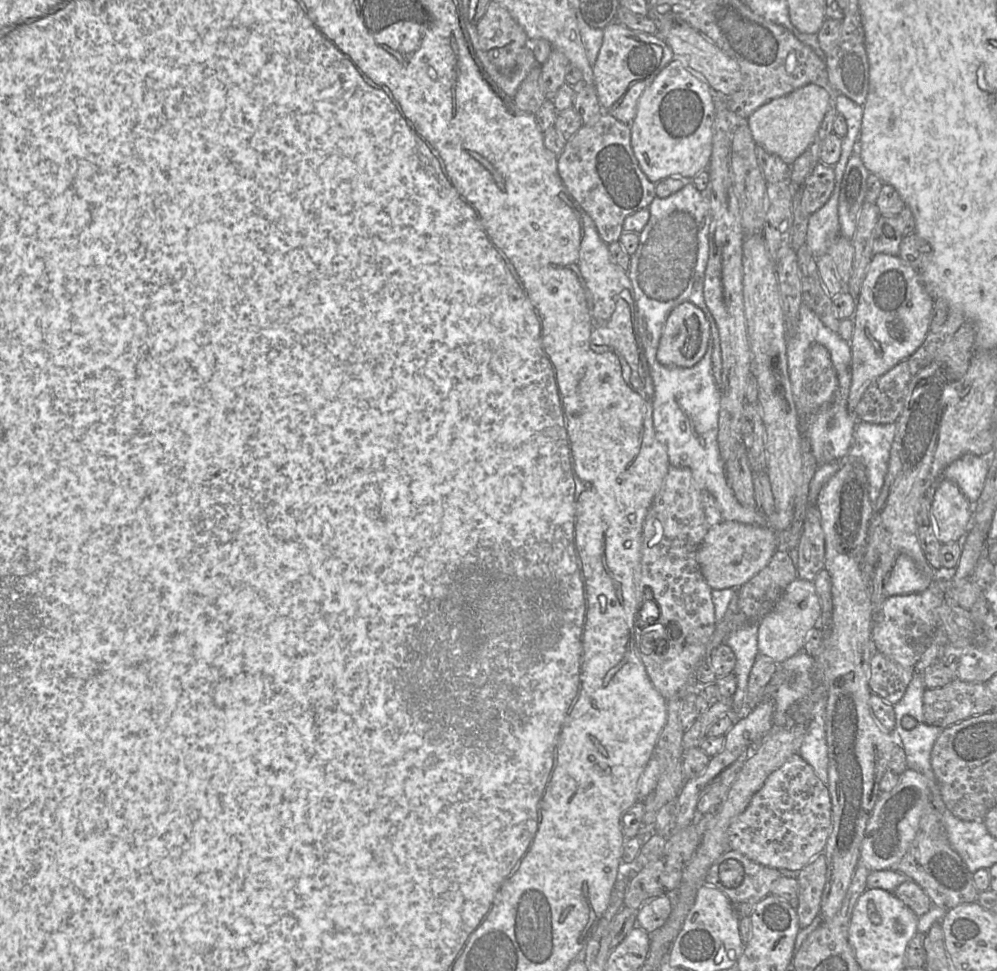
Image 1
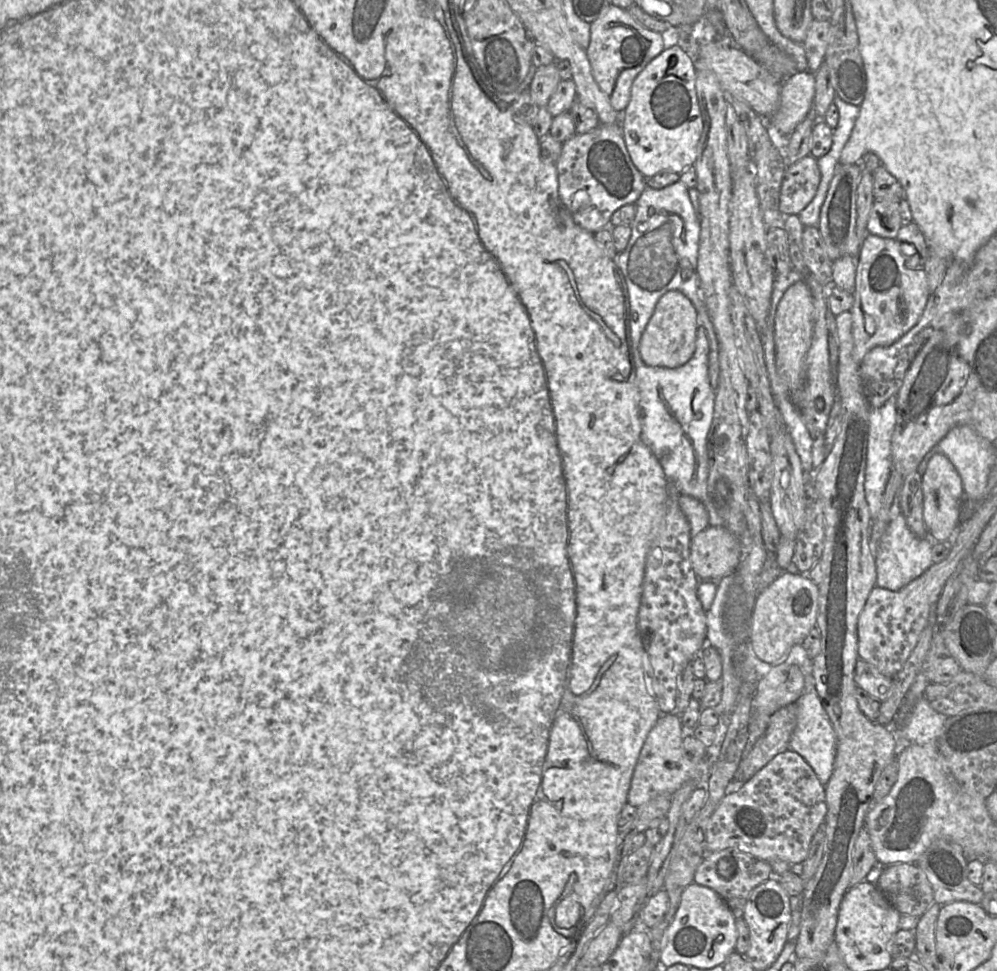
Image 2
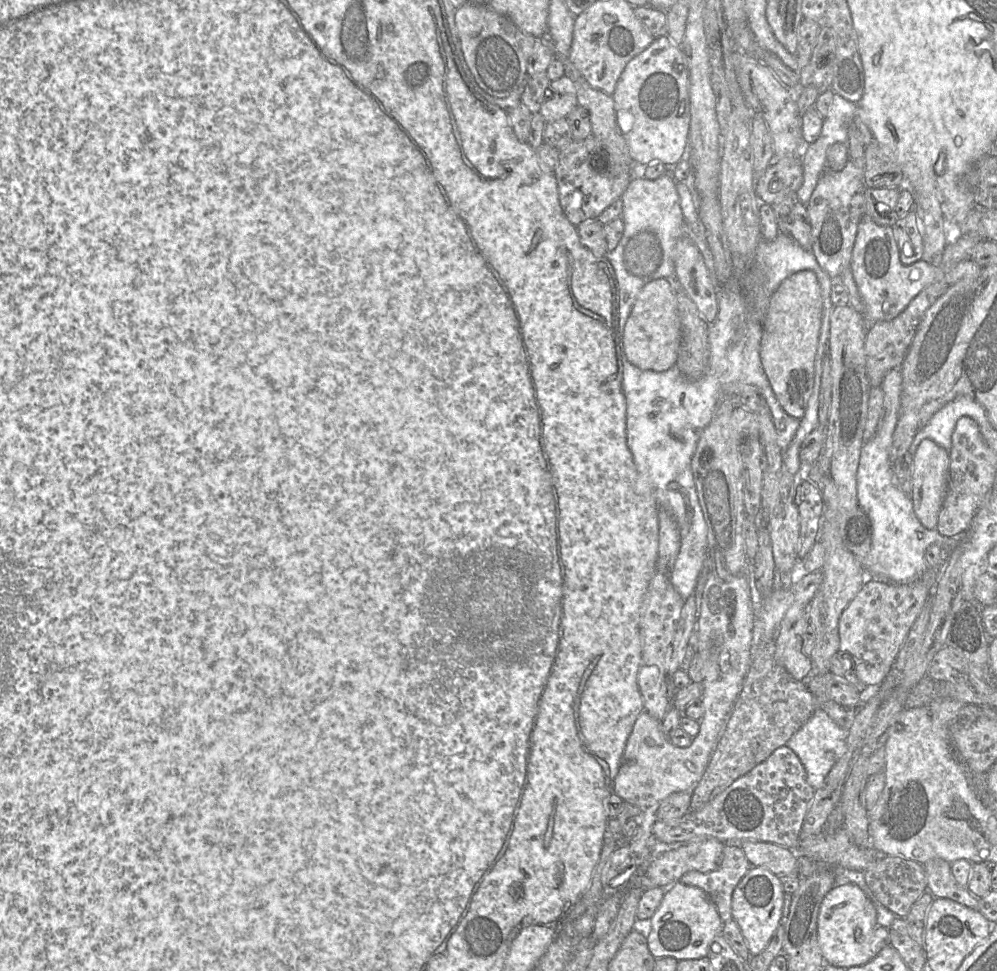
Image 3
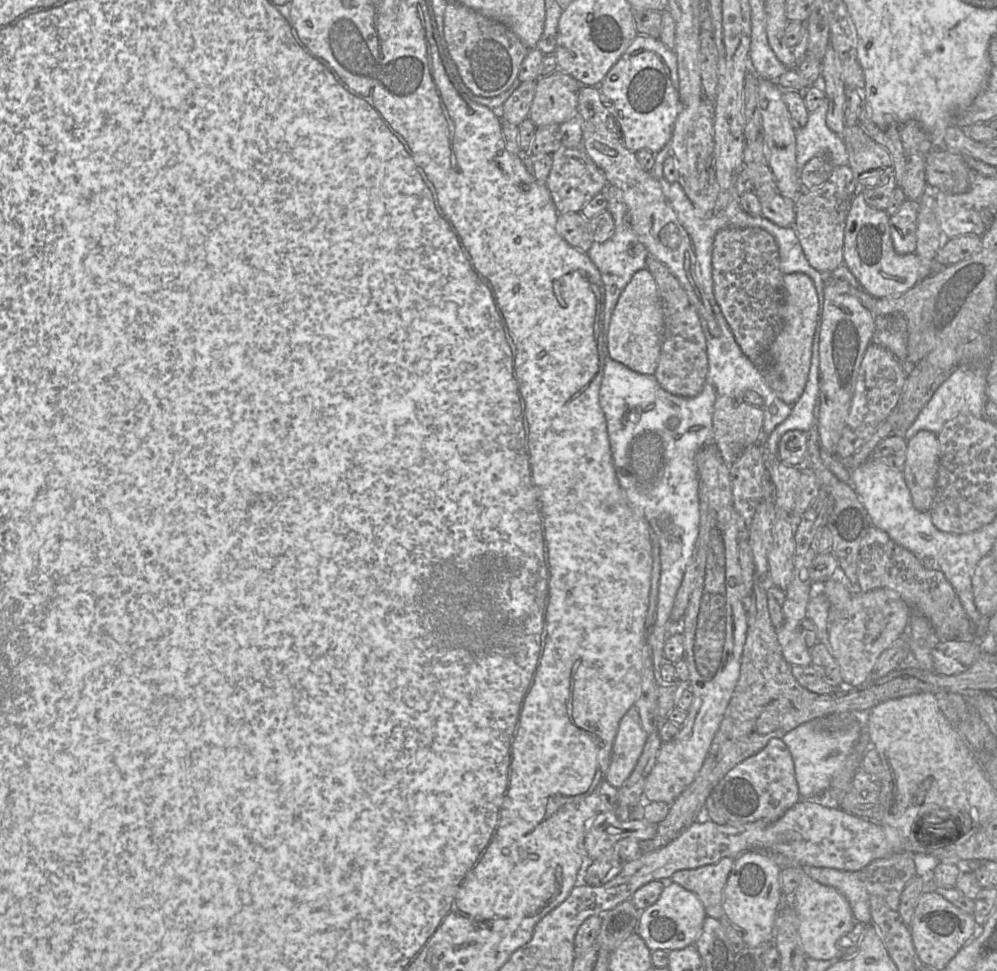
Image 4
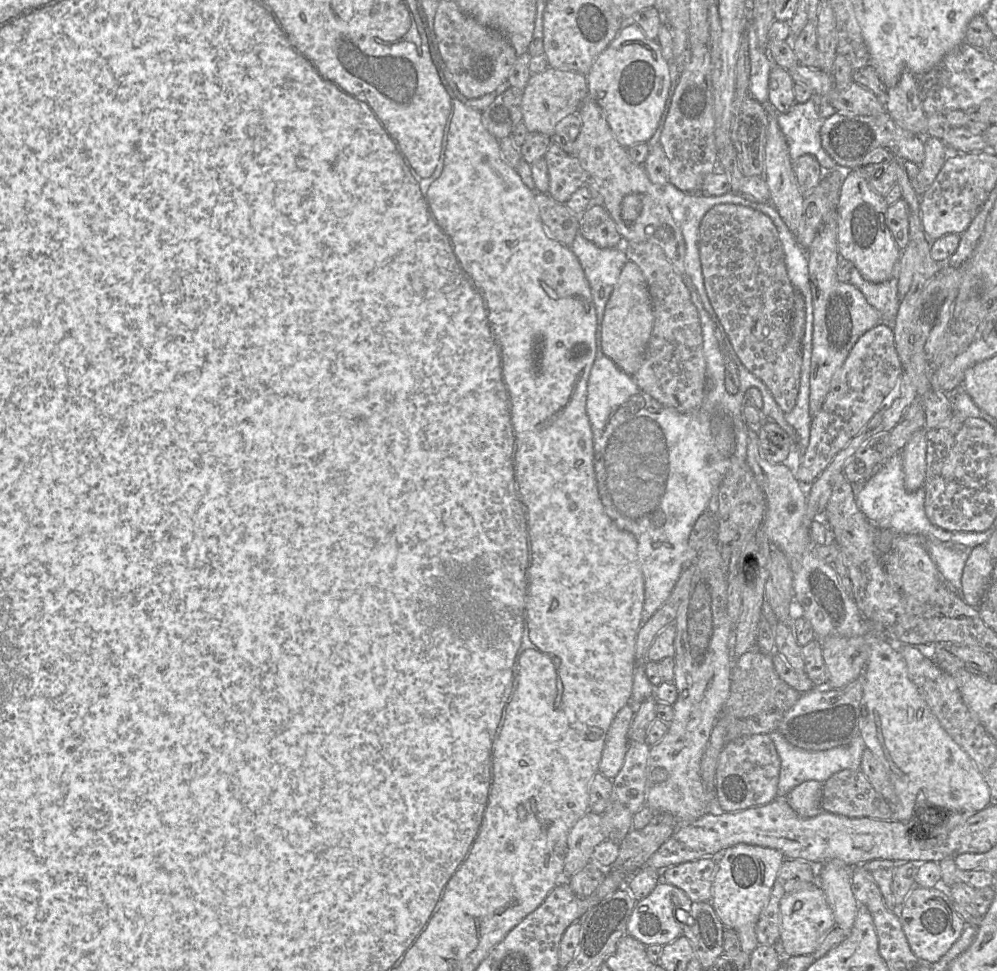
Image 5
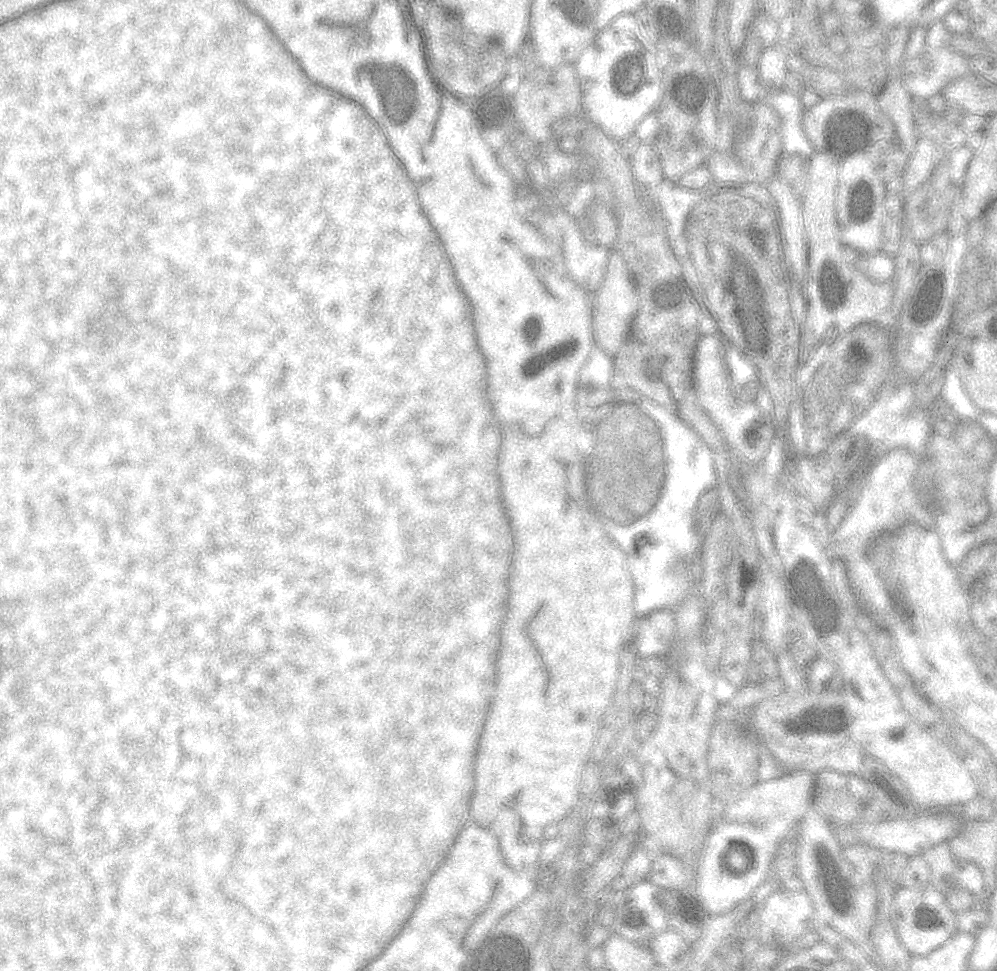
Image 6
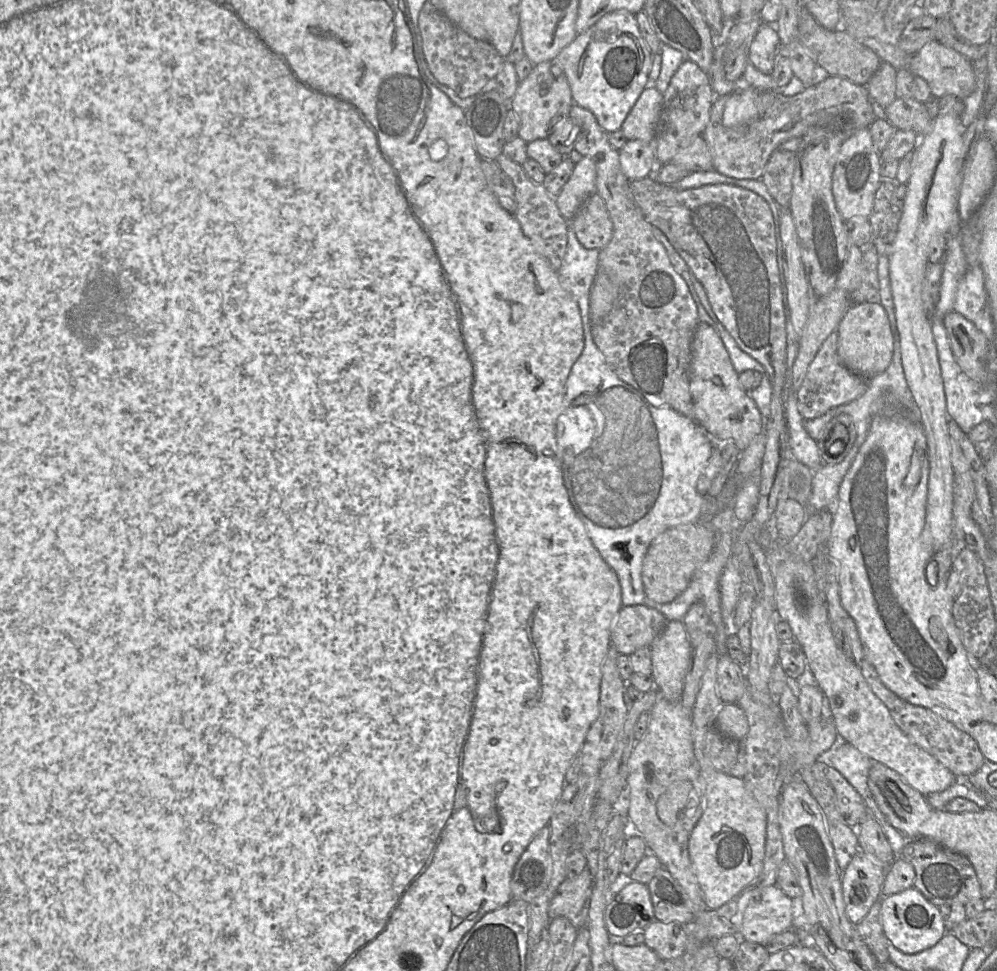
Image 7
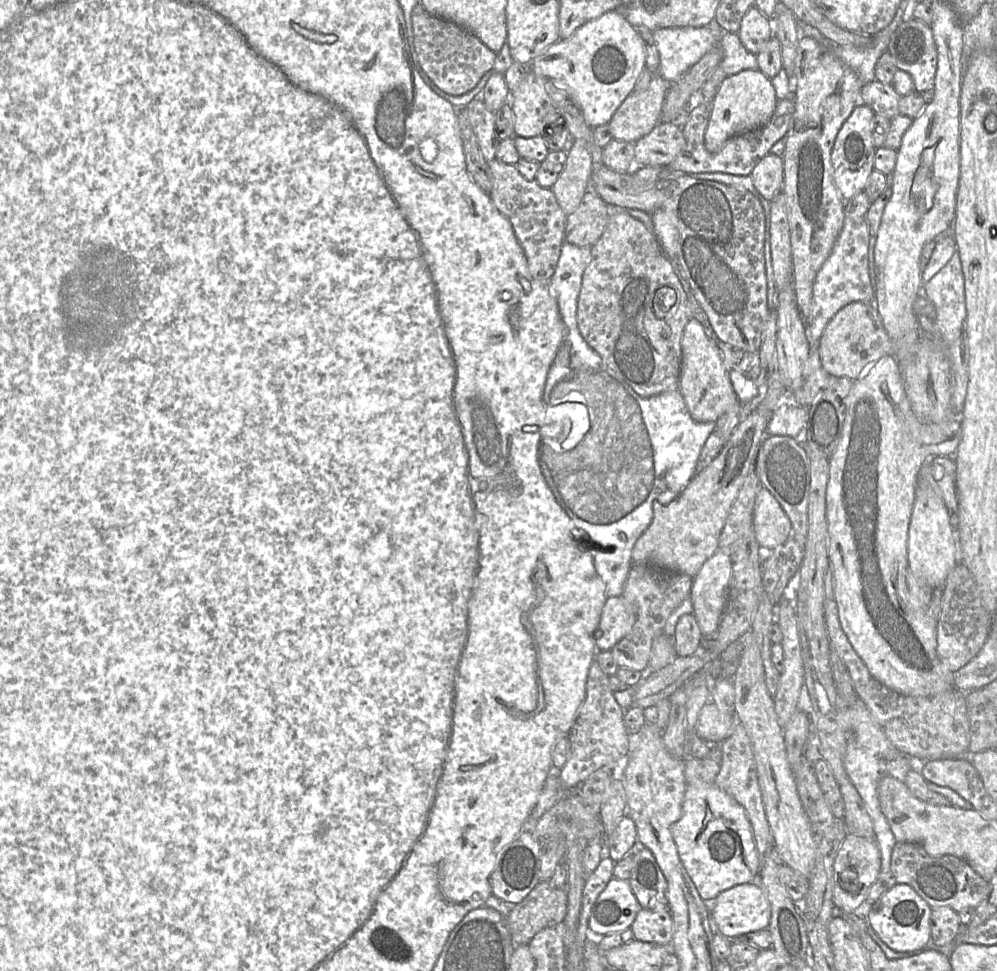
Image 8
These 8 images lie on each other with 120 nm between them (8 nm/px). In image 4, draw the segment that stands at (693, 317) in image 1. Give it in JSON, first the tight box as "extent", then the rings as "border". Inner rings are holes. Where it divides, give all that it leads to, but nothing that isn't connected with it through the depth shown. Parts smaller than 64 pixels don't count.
{"extent":[606,269,664,375],"border":[[[648,269],[637,271],[622,291],[606,333],[608,355],[629,369],[654,375],[664,331],[663,311],[657,284]]]}

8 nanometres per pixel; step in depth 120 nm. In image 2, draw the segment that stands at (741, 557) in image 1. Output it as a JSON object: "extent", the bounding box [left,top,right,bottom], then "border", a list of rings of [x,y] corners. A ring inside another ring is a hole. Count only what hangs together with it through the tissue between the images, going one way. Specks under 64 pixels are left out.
{"extent":[690,525,741,581],"border":[[[710,525],[691,539],[690,562],[699,580],[719,581],[734,574],[741,541],[722,526]]]}

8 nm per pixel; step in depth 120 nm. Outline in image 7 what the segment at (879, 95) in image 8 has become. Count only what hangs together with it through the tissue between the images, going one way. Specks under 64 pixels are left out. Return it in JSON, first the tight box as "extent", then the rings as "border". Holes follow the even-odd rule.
{"extent":[883,97,933,134],"border":[[[897,97],[884,108],[883,115],[895,129],[910,129],[916,134],[927,131],[933,119],[923,103],[902,97]]]}

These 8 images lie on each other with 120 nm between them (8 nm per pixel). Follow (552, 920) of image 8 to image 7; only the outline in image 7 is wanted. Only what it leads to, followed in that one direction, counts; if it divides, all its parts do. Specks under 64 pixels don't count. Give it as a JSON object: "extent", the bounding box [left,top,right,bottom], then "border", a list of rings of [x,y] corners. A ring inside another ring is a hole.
{"extent":[549,869,592,929],"border":[[[587,869],[577,877],[562,882],[549,905],[550,919],[564,917],[578,929],[586,927],[592,883],[592,876]]]}

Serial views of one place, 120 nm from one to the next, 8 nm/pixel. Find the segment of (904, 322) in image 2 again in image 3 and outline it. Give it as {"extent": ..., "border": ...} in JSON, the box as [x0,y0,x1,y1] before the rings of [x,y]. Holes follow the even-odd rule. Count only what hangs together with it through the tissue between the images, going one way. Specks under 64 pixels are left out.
{"extent":[849,214,981,328],"border":[[[865,214],[858,225],[849,269],[865,305],[863,317],[868,328],[872,323],[897,317],[917,294],[935,281],[944,278],[952,285],[980,271],[981,266],[972,260],[960,261],[949,270],[944,270],[939,263],[930,263],[924,259],[904,265],[893,232],[893,227],[880,226]]]}

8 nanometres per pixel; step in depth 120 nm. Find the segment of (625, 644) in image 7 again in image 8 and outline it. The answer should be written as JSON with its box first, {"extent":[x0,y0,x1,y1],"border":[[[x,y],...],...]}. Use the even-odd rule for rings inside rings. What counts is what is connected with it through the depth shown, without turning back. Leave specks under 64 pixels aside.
{"extent":[594,596,637,651],"border":[[[623,596],[607,597],[594,632],[598,650],[610,651],[632,630],[637,619],[635,607]]]}

